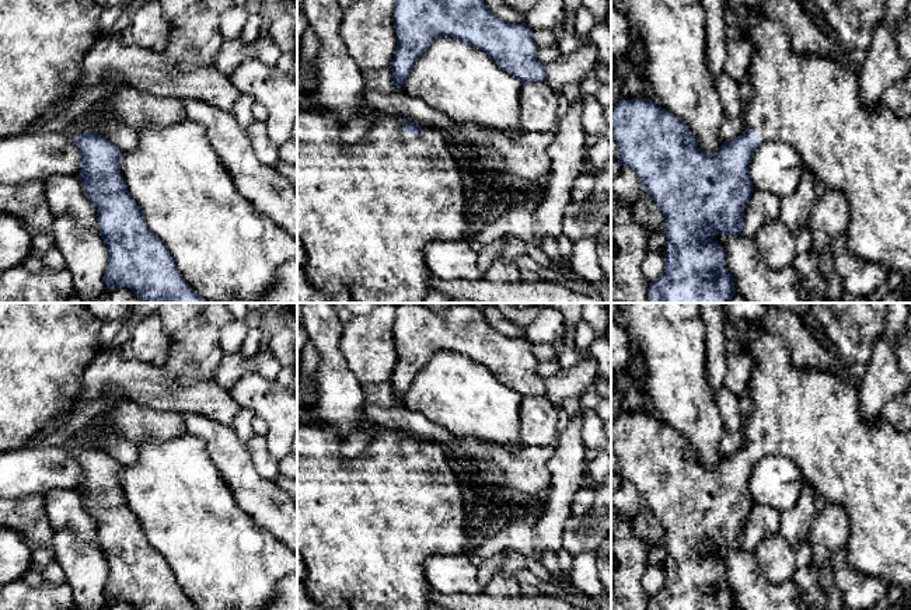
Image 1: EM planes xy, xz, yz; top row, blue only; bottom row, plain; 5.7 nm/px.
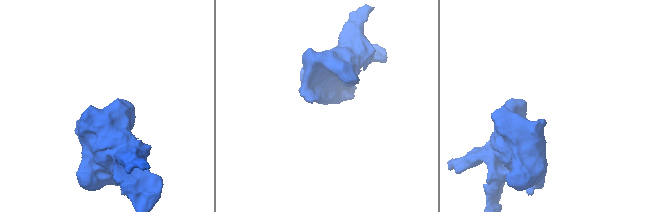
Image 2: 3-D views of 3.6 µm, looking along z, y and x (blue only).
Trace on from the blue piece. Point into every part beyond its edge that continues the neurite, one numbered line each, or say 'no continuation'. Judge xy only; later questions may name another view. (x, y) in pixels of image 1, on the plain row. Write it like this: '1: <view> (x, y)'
1: xy (76, 443)

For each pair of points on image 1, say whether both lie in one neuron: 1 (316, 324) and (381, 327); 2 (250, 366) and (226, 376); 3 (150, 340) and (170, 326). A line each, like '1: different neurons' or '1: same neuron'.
1: different neurons
2: same neuron
3: different neurons

